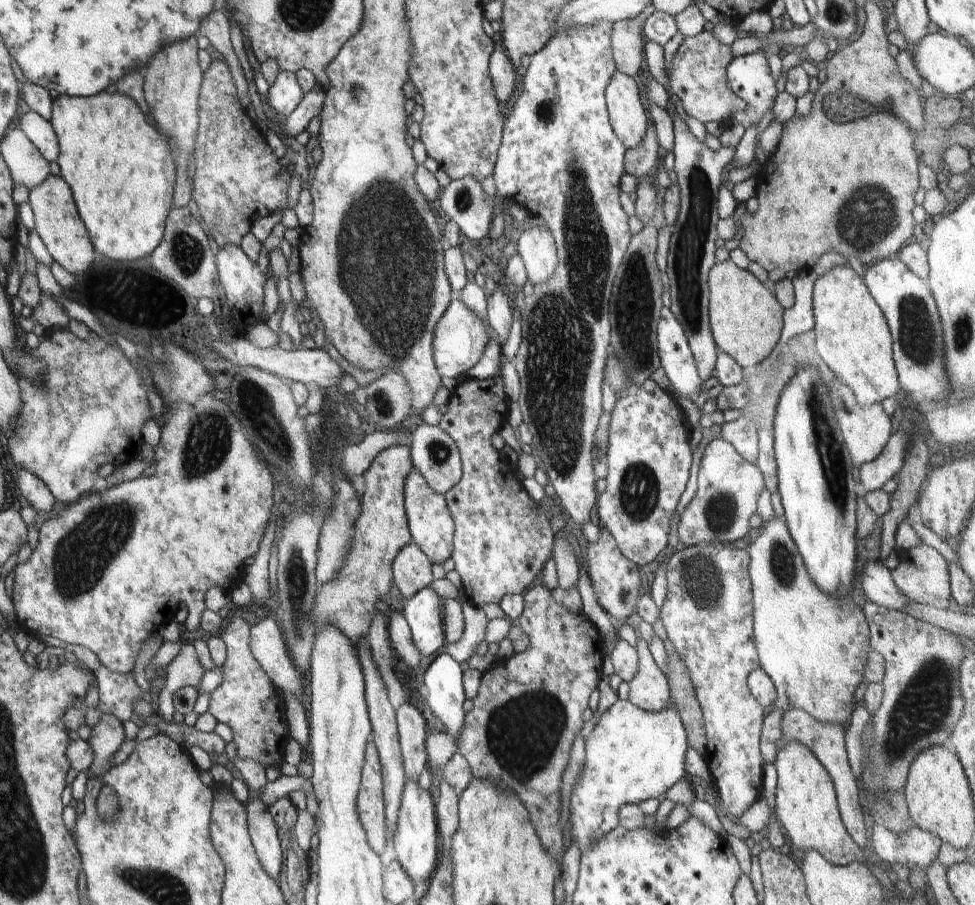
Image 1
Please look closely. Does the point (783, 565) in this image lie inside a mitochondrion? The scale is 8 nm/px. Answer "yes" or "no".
yes

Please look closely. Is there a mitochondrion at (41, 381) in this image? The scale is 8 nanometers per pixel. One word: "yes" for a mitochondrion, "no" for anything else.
no

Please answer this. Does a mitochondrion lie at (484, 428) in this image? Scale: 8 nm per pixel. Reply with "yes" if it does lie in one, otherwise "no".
no

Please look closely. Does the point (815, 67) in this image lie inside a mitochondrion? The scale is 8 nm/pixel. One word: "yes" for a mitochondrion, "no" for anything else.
no

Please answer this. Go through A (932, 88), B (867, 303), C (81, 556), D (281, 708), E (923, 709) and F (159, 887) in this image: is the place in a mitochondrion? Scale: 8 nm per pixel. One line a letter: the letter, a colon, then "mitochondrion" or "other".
A: other
B: other
C: mitochondrion
D: other
E: mitochondrion
F: mitochondrion

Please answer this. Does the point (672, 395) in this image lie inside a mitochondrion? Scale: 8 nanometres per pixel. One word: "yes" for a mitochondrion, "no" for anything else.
no

